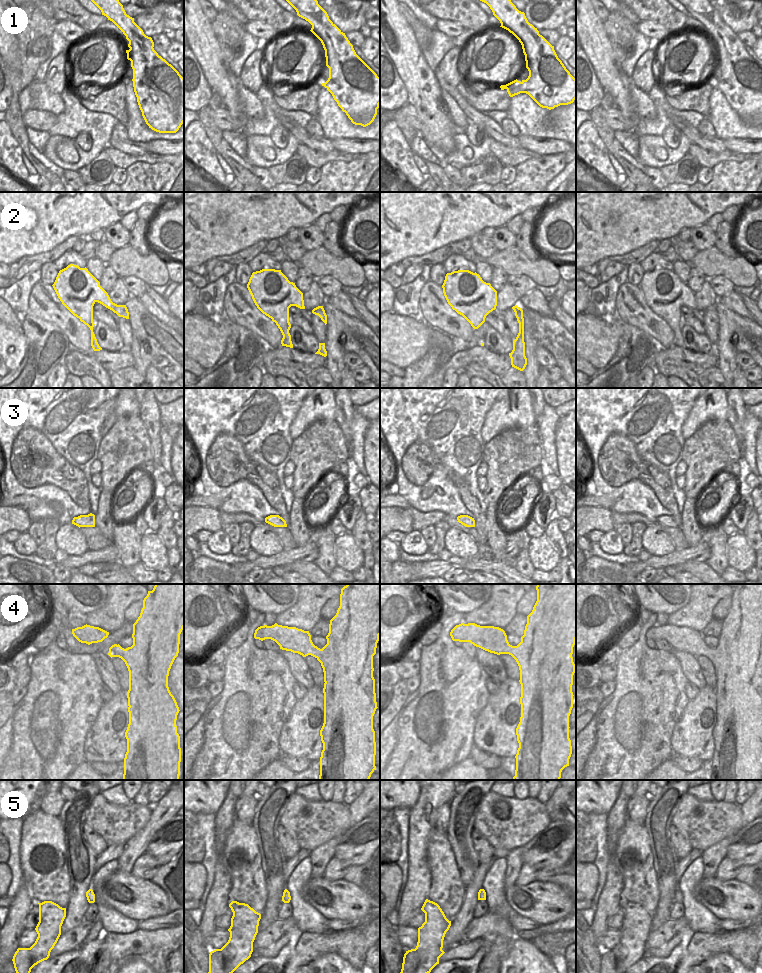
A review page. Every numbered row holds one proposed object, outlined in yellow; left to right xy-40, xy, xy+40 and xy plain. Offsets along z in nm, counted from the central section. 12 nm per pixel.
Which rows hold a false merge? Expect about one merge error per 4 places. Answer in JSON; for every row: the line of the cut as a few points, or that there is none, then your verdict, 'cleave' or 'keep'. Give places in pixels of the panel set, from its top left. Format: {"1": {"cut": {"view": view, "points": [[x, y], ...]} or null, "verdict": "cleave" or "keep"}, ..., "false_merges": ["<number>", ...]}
{"1": {"cut": null, "verdict": "keep"}, "2": {"cut": null, "verdict": "keep"}, "3": {"cut": null, "verdict": "keep"}, "4": {"cut": null, "verdict": "keep"}, "5": {"cut": {"view": "xy", "points": [[228, 930], [237, 925], [242, 935], [254, 939]]}, "verdict": "cleave"}, "false_merges": ["5"]}

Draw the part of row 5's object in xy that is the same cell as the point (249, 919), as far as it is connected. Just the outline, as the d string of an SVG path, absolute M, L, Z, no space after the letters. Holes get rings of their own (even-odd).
M232 901L229 904L233 912L231 918L231 926L228 931L237 926L239 922L239 931L241 936L249 937L255 940L258 933L259 921L261 919L261 914L256 912L248 904L239 903L237 901Z

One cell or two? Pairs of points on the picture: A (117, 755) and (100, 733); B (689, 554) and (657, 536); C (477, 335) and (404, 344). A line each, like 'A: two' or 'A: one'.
A: one
B: two
C: one

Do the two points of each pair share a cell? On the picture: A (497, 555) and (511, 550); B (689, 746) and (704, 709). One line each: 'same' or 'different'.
A: same
B: same

